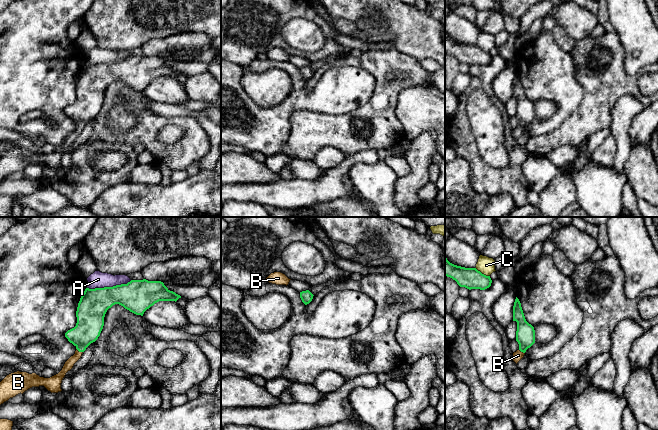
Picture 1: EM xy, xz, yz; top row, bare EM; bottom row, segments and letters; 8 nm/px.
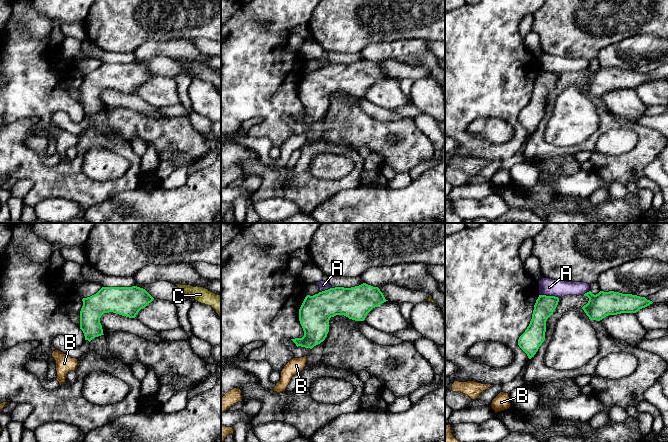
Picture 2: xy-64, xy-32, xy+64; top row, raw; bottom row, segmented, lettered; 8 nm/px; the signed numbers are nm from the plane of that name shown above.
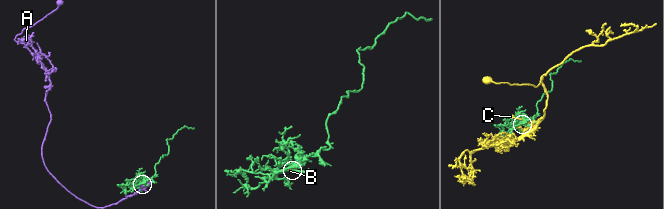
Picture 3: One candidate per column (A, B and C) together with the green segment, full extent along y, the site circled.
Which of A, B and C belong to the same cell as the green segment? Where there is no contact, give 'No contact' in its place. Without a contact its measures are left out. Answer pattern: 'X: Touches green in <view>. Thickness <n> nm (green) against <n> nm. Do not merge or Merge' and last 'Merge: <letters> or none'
A: Touches green in xy. Thickness 260 nm (green) against 130 nm. Do not merge
B: Touches green in xy. Thickness 220 nm (green) against 70 nm. Merge
C: Touches green in yz. Thickness 170 nm (green) against 140 nm. Do not merge
Merge: B

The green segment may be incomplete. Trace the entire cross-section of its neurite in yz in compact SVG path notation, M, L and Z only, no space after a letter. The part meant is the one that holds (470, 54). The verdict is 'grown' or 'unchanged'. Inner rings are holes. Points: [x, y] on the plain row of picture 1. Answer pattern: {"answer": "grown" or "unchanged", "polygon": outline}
{"answer": "unchanged", "polygon": "M445 33L445 52L452 54L460 63L469 66L485 66L491 62L490 52L486 52L476 44L465 44L450 39Z"}

